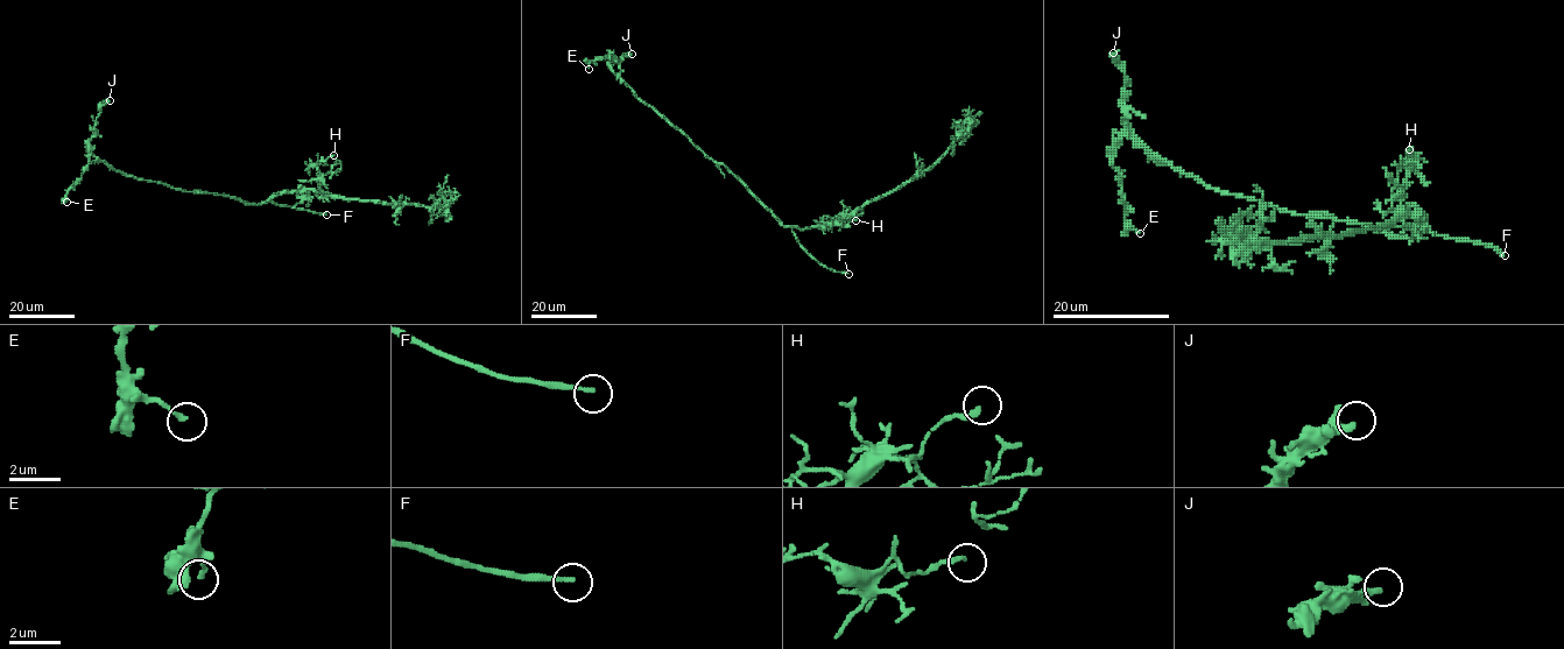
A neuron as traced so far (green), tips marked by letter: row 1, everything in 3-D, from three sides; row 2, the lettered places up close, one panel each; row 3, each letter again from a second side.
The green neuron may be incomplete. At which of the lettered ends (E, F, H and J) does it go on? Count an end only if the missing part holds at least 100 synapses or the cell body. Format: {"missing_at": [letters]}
{"missing_at": ["F"]}

